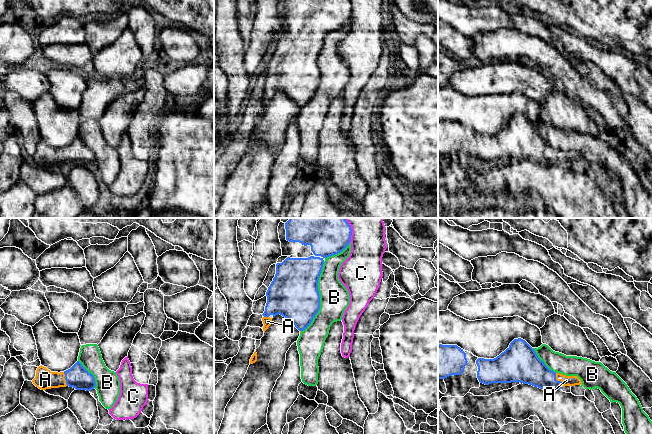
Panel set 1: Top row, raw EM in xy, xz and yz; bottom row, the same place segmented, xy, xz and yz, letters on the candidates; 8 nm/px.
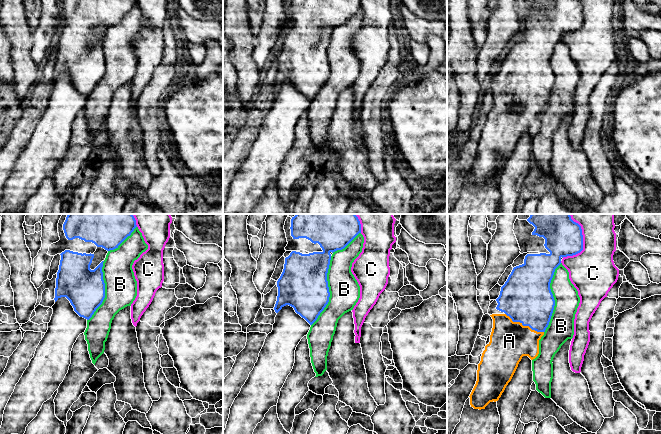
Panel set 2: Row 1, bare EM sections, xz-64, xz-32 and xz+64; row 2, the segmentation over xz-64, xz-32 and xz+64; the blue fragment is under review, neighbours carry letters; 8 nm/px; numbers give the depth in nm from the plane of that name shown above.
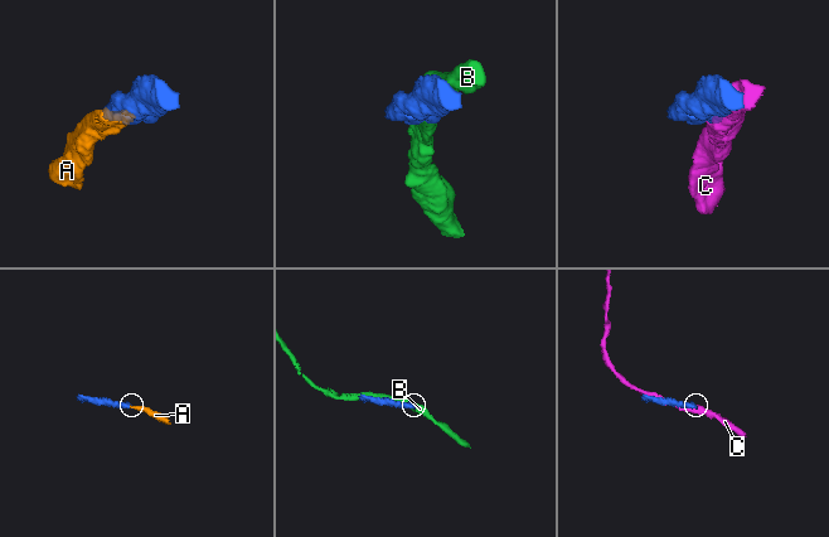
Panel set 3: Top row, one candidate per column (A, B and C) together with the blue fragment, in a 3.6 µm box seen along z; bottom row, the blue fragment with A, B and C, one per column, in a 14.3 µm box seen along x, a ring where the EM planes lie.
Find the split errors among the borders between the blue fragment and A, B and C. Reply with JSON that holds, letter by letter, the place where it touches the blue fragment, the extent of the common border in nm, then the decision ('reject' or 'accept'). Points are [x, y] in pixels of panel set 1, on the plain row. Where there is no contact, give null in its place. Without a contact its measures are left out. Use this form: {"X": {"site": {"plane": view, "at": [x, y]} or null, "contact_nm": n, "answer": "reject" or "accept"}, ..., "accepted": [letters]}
{"A": {"site": {"plane": "yz", "at": [558, 157]}, "contact_nm": 130, "answer": "accept"}, "B": {"site": {"plane": "xz", "at": [319, 73]}, "contact_nm": 600, "answer": "reject"}, "C": {"site": {"plane": "xz", "at": [351, 9]}, "contact_nm": 140, "answer": "reject"}, "accepted": ["A"]}

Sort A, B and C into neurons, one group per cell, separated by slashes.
A / B / C

